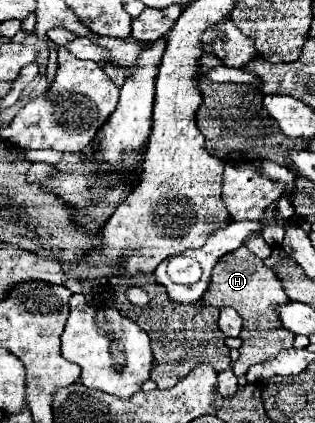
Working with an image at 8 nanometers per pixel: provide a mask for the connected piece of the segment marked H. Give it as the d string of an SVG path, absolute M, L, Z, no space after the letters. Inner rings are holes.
M239 247L237 251L227 253L215 265L213 281L203 293L203 305L217 309L233 307L243 319L243 329L239 335L243 345L239 347L239 359L233 363L233 371L237 377L243 377L251 365L269 361L281 351L293 347L295 335L283 329L279 325L279 317L275 317L275 305L285 305L287 301L289 297L285 295L279 277L247 247Z

